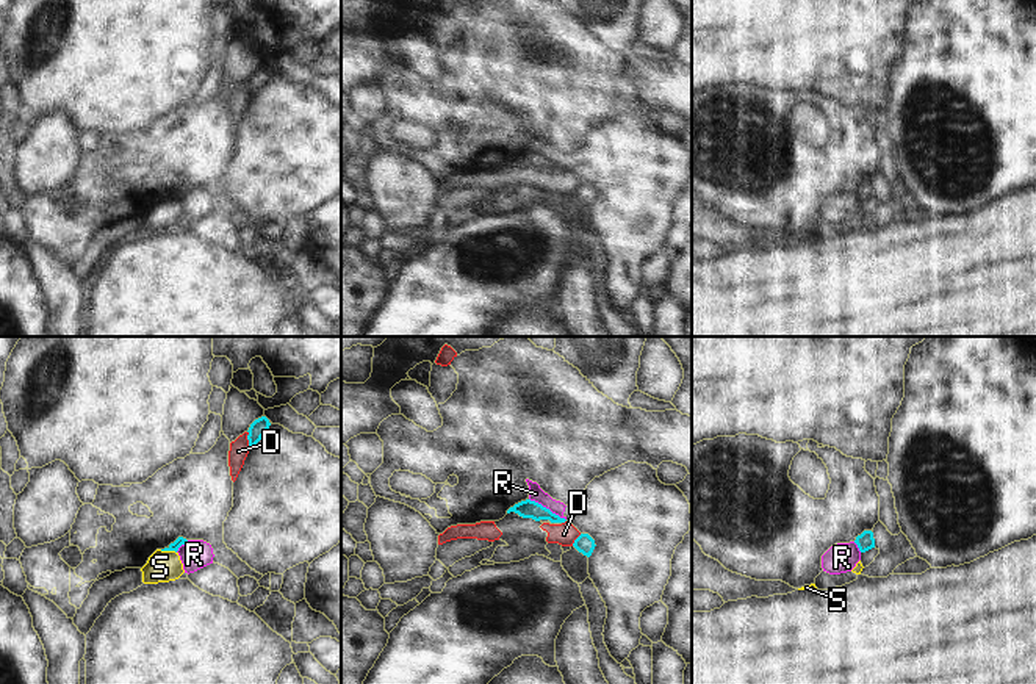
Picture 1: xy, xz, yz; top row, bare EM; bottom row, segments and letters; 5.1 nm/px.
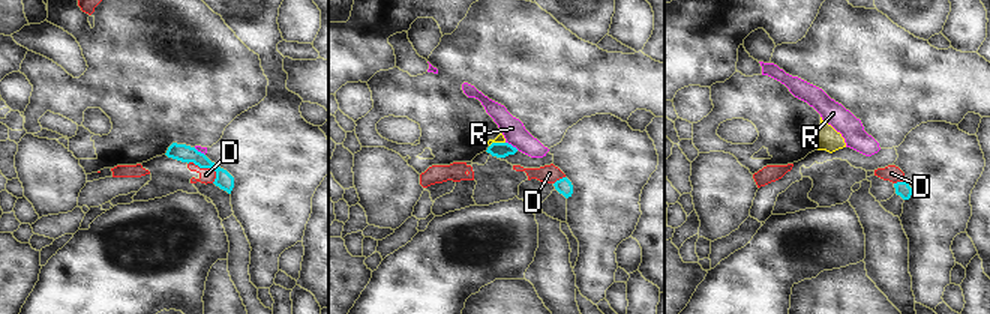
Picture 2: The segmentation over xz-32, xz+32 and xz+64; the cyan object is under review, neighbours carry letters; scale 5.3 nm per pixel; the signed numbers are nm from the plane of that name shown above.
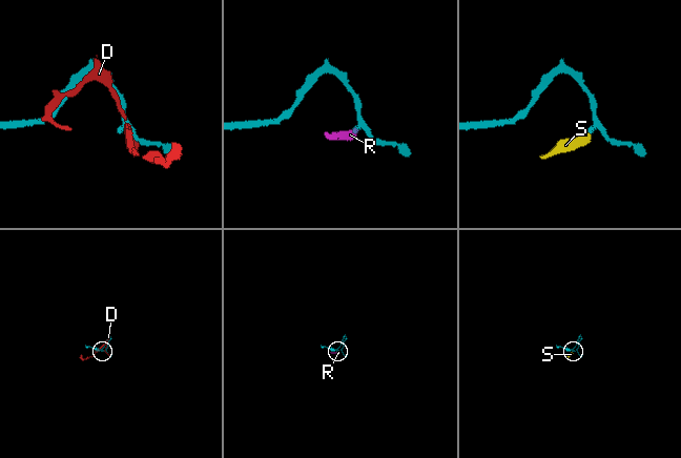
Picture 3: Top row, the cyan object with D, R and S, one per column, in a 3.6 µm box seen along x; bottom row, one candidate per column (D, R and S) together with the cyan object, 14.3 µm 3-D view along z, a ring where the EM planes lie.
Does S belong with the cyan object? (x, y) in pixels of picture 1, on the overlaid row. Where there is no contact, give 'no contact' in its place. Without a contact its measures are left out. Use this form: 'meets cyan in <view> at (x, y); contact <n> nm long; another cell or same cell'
meets cyan in xy at (168, 550); contact 90 nm long; another cell

